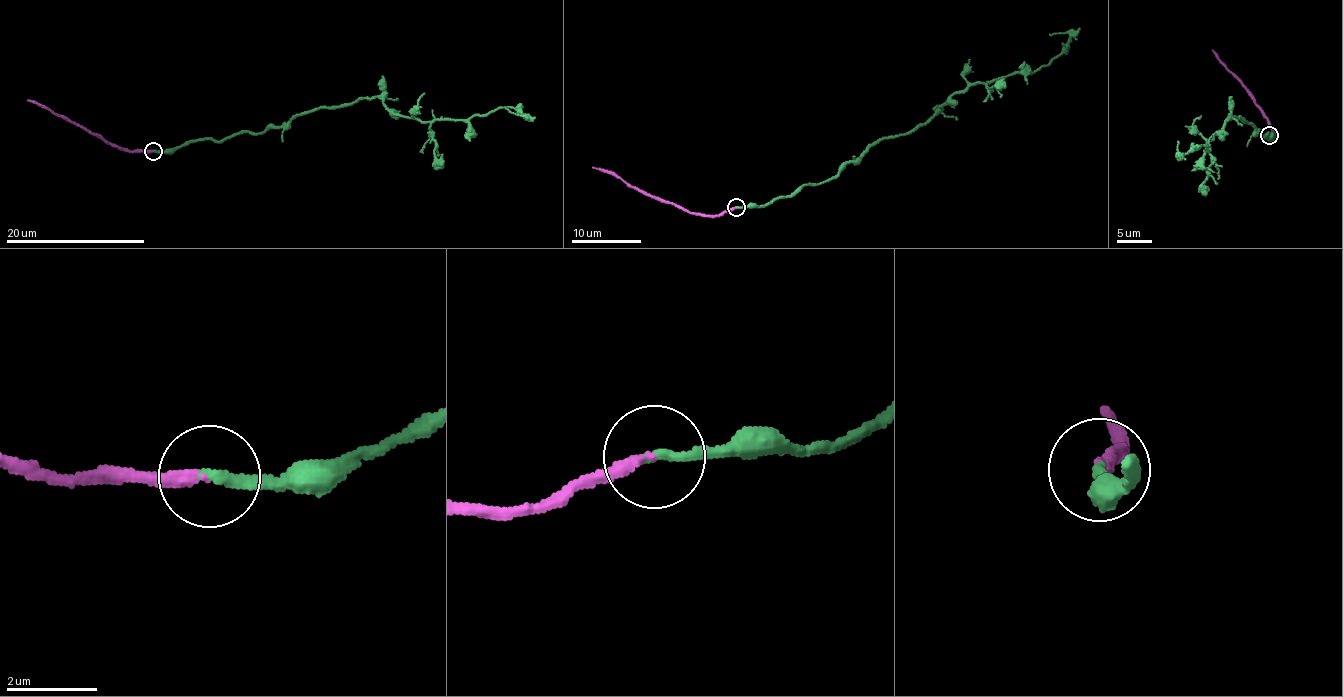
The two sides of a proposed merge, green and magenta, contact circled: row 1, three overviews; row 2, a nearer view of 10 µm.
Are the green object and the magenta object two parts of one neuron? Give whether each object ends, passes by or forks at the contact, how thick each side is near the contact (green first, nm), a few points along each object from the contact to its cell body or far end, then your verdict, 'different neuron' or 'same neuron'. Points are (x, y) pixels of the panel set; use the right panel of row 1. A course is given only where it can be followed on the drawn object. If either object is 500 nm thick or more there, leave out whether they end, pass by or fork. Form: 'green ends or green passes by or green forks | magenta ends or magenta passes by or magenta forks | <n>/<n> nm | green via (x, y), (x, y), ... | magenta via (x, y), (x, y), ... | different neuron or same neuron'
green ends | magenta ends | 240/220 nm | green via (1269, 135), (1240, 117), (1214, 135), (1210, 151), (1198, 146), (1180, 155), (1179, 142) | magenta via (1269, 135), (1268, 120), (1253, 96), (1212, 50) | same neuron

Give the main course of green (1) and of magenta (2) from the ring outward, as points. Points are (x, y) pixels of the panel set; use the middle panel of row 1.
1: (736, 207), (824, 183), (880, 139), (925, 124), (953, 94), (1046, 66), (1069, 35), (1050, 35)
2: (736, 207), (709, 215), (690, 214), (593, 167)

